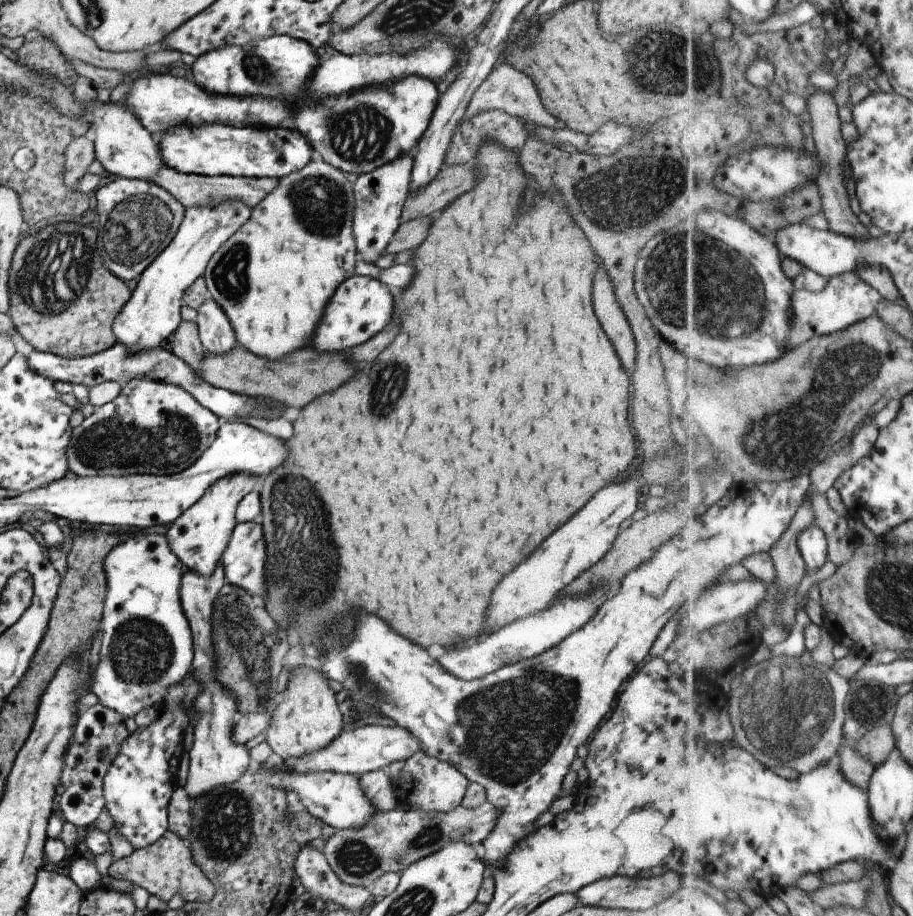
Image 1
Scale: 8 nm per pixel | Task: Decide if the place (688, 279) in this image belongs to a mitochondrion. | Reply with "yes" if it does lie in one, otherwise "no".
yes

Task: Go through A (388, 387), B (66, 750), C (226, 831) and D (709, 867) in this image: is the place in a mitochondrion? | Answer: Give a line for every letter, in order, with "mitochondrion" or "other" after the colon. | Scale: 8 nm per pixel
A: mitochondrion
B: other
C: mitochondrion
D: other

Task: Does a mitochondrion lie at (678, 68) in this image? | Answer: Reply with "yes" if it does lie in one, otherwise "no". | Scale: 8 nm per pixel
yes

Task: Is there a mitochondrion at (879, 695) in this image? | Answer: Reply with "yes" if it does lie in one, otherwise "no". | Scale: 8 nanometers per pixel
no

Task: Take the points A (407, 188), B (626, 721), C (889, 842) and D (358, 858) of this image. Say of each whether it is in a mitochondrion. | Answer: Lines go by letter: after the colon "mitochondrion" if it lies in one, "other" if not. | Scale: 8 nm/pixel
A: other
B: other
C: other
D: mitochondrion

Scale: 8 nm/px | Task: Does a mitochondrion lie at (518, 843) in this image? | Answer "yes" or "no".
no

